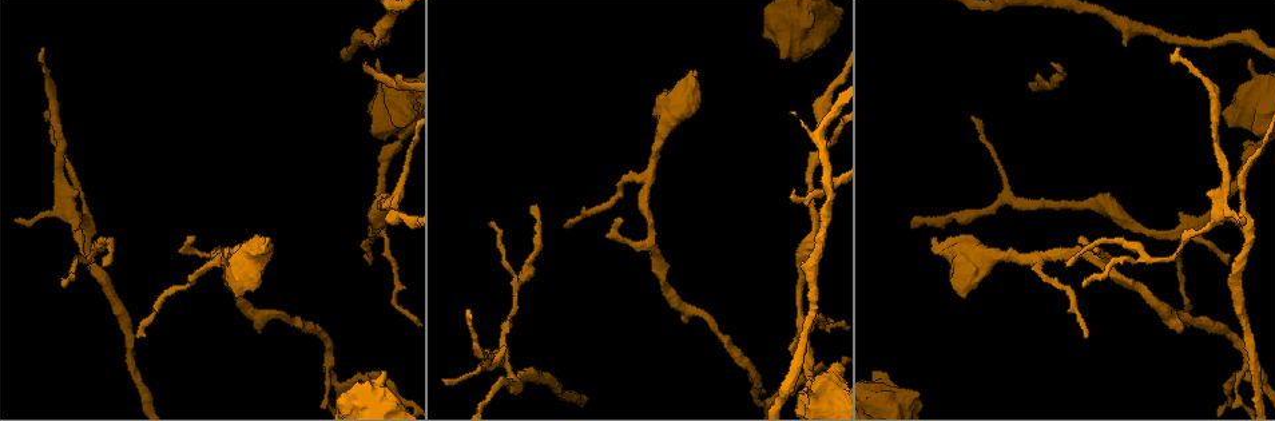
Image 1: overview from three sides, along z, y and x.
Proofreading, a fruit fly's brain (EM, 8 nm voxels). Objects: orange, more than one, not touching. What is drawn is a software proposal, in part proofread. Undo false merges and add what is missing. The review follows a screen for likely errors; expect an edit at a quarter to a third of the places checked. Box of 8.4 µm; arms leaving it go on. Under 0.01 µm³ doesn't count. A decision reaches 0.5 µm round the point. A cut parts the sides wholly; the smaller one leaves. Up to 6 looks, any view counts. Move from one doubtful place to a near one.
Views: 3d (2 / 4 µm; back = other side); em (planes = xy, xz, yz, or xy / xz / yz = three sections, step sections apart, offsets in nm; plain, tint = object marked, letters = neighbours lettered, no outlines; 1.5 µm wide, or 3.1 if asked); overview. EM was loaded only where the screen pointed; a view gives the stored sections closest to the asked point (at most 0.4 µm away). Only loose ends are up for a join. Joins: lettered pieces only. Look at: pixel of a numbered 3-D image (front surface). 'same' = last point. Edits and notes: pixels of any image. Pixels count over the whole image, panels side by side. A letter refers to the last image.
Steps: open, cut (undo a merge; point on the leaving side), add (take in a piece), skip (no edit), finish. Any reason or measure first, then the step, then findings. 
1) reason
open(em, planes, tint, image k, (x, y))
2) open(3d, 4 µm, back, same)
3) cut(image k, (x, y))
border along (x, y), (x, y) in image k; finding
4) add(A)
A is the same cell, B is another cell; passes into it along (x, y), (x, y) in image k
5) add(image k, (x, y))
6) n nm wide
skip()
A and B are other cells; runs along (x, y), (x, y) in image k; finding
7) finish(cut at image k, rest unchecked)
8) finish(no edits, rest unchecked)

thick end
open(3d, 4 µm, back, image 1, (375, 136))

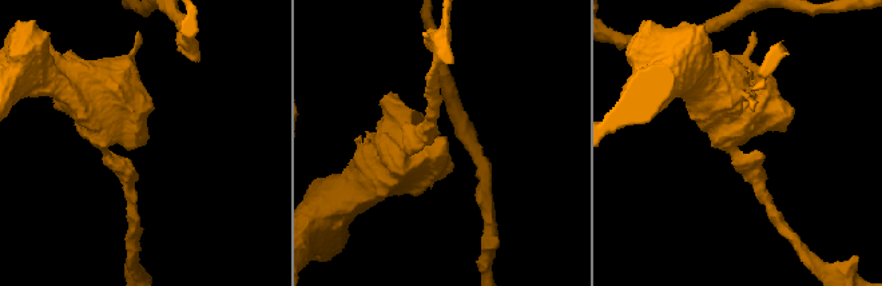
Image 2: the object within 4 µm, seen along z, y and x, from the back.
now the EM
open(em, xz, step 8, tint, image 2, (444, 141))

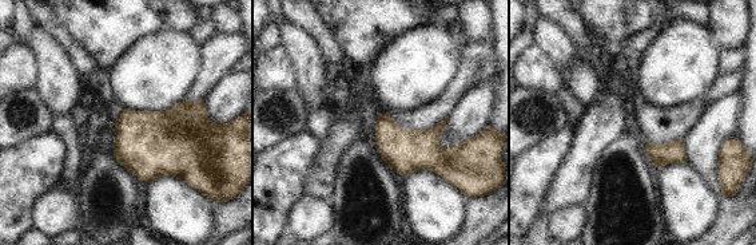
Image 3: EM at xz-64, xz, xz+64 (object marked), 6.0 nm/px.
open(em, planes, letters, same)

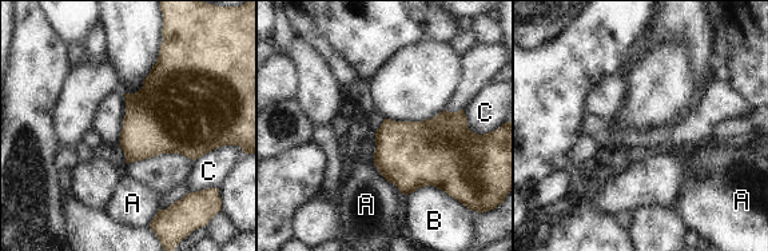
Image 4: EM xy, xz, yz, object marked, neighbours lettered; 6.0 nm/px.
skip()
A, B and C are other cells; border along (373, 164), (390, 183) in image 4; none of them fits

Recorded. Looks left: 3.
tapers out
open(em, xy, step 8, letters, image 1, (364, 65))

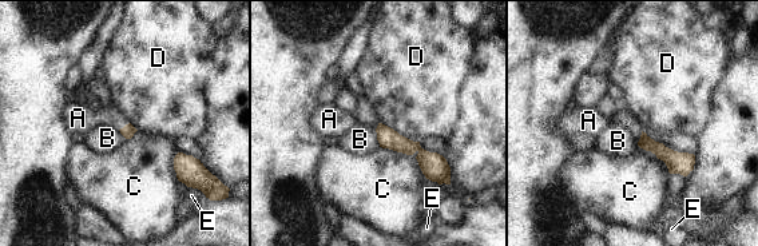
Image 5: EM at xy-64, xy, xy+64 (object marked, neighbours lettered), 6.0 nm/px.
add(A)
A is the same cell, B, C, D and E are other cells; passes into it along (129, 130), (124, 126), (84, 119) in image 5; the neuron continues

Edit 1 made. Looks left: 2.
finish(add at image 5, rest unchecked)

